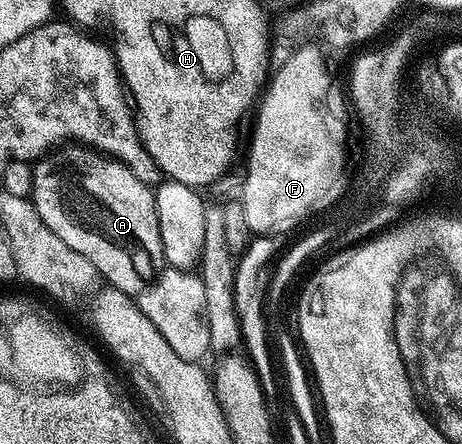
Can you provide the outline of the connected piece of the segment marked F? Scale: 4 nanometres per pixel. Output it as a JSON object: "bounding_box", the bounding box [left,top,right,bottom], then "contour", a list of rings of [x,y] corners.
{"bounding_box":[241,50,348,231],"contour":[[[303,50],[290,60],[286,67],[281,67],[269,77],[268,87],[263,91],[260,97],[260,103],[257,105],[256,113],[258,117],[254,120],[254,137],[250,140],[250,161],[244,166],[244,172],[249,177],[249,184],[246,187],[246,196],[241,200],[244,218],[250,228],[262,229],[267,231],[278,231],[281,228],[289,227],[294,223],[297,216],[302,216],[306,208],[318,208],[318,204],[326,204],[326,200],[333,200],[338,196],[338,191],[342,188],[342,168],[344,165],[344,146],[346,145],[348,124],[345,119],[340,123],[334,124],[330,116],[326,116],[326,108],[322,108],[322,88],[326,88],[326,72],[323,72],[319,54],[313,50]]]}

